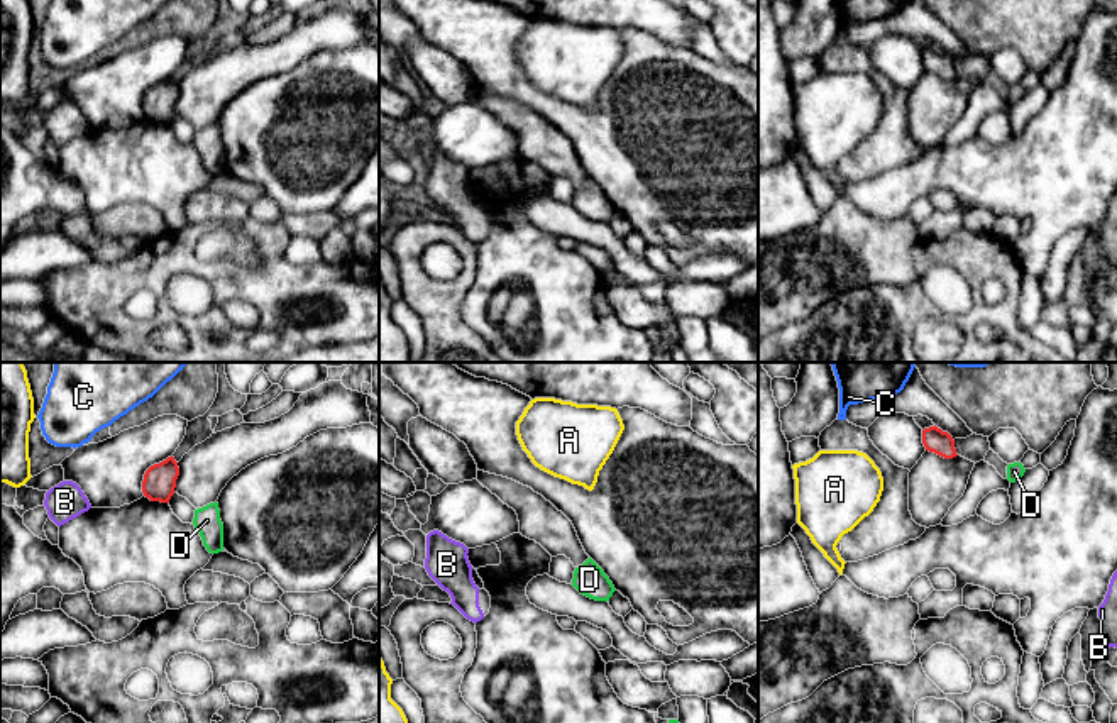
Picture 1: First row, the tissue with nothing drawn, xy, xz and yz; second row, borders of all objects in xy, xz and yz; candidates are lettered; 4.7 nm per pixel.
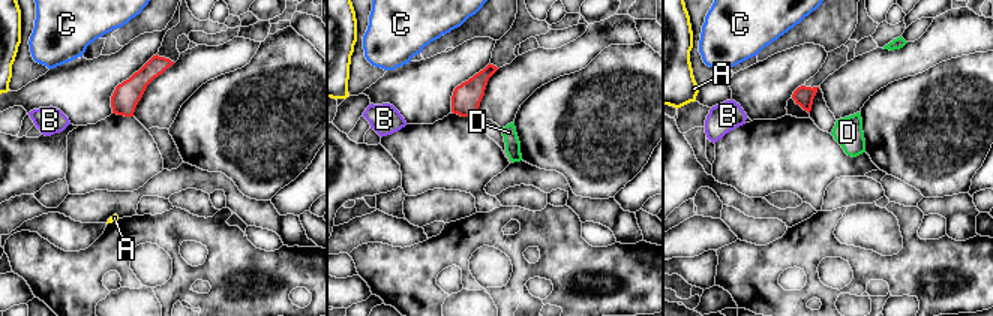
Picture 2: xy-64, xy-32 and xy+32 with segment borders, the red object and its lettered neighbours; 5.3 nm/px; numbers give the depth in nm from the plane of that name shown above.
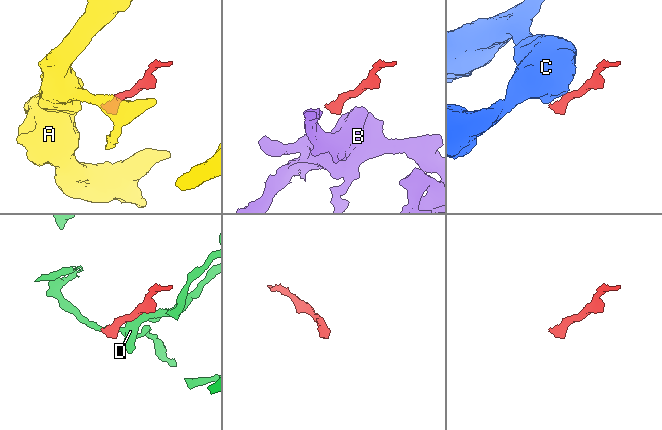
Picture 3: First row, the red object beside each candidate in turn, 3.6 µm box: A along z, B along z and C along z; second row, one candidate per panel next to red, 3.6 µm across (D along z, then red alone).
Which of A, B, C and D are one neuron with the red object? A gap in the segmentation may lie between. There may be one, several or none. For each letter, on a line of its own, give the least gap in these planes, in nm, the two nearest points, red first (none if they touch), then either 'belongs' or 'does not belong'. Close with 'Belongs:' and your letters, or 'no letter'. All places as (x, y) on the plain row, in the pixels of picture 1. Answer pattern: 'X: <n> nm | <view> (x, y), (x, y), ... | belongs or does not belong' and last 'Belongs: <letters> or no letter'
A: 240 nm | yz (924, 66), (879, 90) | does not belong
B: 260 nm | xy (143, 112), (90, 126) | belongs
C: 220 nm | yz (924, 49), (899, 12) | does not belong
D: 130 nm | xy (173, 114), (195, 131) | does not belong
Belongs: B

